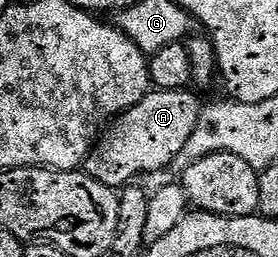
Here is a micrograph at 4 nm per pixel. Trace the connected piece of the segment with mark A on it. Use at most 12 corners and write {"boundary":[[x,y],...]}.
{"boundary":[[155,89],[109,123],[83,171],[108,189],[166,170],[204,108]]}

